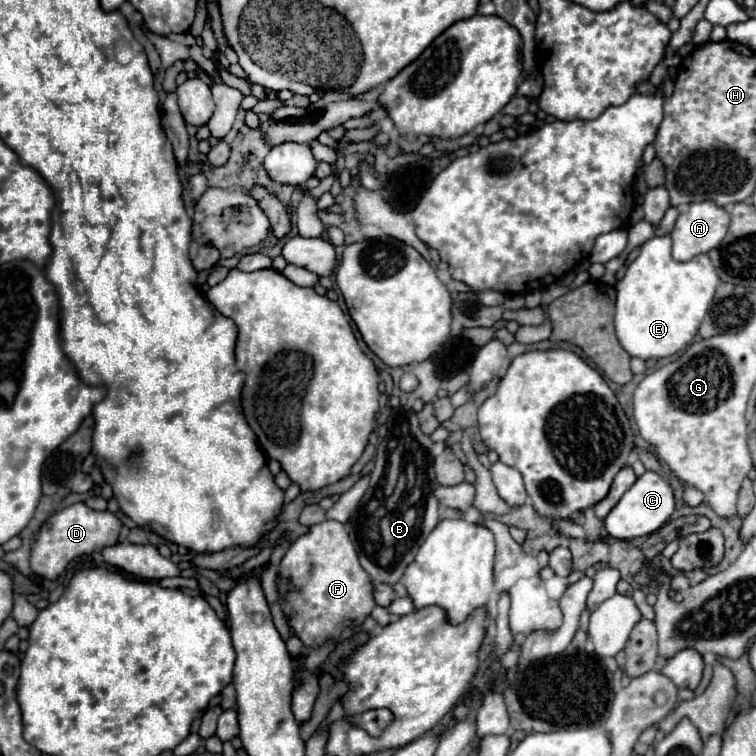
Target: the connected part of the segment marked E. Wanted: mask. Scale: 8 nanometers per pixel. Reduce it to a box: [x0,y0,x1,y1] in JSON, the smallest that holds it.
[615,237,719,359]

